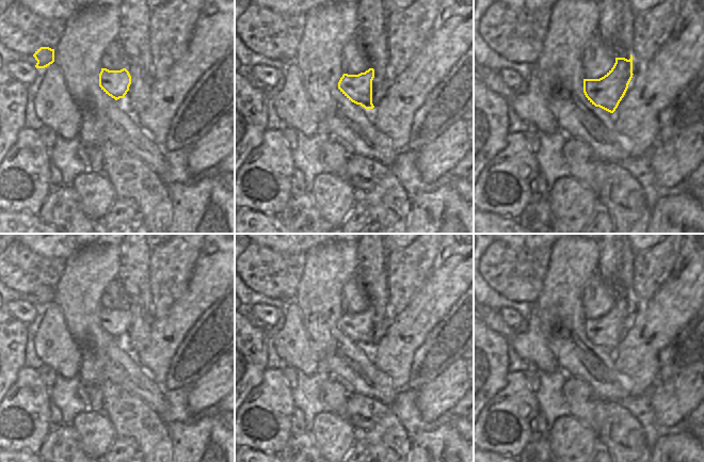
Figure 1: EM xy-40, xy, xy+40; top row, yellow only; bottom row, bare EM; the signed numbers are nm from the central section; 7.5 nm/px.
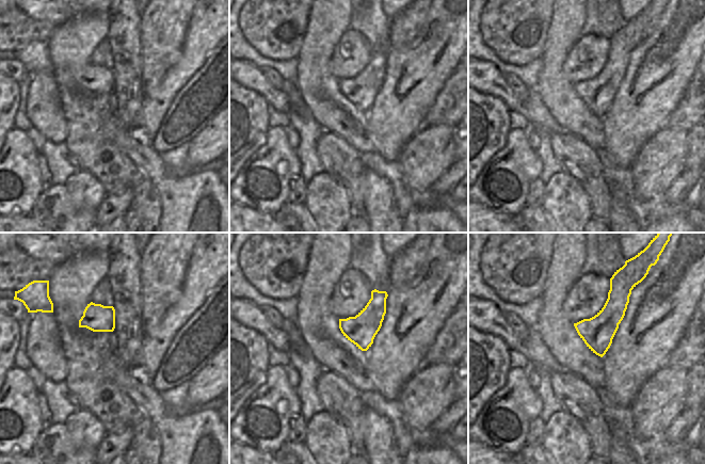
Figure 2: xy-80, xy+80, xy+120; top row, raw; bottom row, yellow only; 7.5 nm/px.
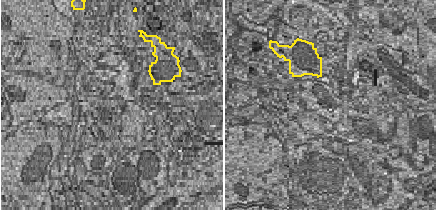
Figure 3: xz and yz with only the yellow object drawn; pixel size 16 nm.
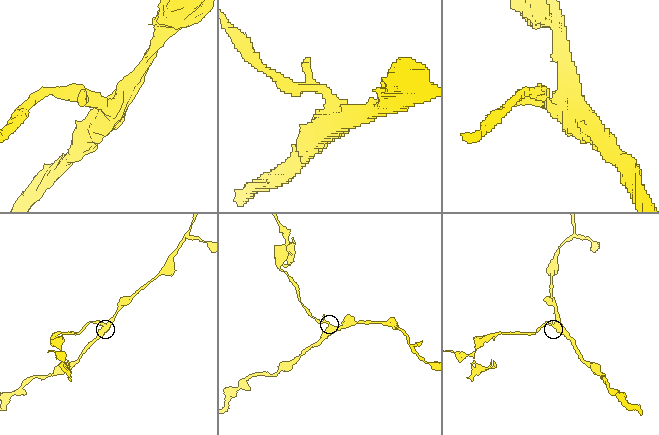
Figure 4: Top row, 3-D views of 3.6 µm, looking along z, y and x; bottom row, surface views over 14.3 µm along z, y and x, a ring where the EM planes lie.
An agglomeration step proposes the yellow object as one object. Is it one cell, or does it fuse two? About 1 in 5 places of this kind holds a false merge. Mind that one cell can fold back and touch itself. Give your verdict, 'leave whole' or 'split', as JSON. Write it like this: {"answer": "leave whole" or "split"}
{"answer": "leave whole"}

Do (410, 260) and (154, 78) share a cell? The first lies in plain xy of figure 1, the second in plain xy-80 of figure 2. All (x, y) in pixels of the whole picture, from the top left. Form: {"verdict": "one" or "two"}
{"verdict": "one"}

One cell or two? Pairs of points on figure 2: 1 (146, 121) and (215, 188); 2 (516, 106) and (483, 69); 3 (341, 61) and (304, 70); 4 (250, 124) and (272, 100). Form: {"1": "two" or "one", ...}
{"1": "two", "2": "one", "3": "two", "4": "two"}

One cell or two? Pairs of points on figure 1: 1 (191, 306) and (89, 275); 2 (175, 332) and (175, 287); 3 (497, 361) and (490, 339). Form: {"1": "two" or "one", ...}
{"1": "two", "2": "two", "3": "one"}

